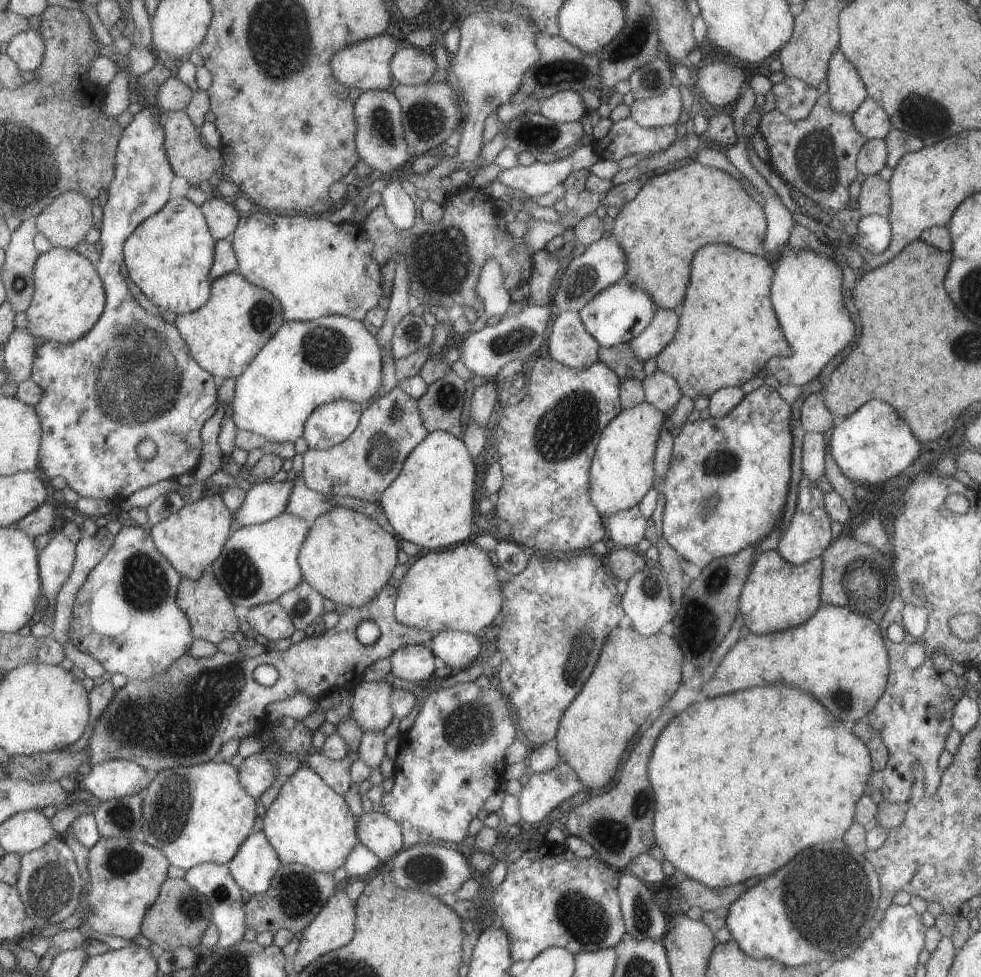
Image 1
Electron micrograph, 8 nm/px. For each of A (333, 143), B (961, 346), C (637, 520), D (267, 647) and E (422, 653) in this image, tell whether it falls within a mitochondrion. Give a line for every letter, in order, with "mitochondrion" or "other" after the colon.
A: other
B: other
C: other
D: other
E: other

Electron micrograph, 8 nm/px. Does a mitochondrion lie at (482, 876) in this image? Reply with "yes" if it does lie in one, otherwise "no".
no

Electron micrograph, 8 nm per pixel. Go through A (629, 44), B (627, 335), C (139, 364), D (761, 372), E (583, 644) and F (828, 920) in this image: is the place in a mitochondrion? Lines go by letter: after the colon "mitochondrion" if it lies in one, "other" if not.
A: mitochondrion
B: other
C: mitochondrion
D: other
E: mitochondrion
F: mitochondrion

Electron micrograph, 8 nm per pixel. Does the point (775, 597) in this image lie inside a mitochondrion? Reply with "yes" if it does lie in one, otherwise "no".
no

